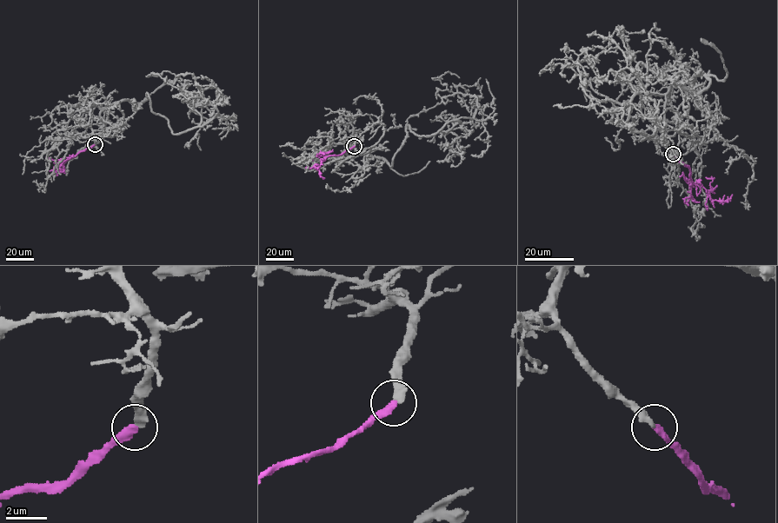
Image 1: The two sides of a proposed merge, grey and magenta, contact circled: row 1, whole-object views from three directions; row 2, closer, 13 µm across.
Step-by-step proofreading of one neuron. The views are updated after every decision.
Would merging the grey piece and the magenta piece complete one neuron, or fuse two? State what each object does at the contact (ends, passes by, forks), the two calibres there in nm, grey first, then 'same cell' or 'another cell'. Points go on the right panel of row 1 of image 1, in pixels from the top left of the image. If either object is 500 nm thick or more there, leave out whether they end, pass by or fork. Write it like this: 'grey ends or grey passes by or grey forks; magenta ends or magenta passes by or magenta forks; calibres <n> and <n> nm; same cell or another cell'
grey ends; magenta ends; calibres 400 and 320 nm; same cell

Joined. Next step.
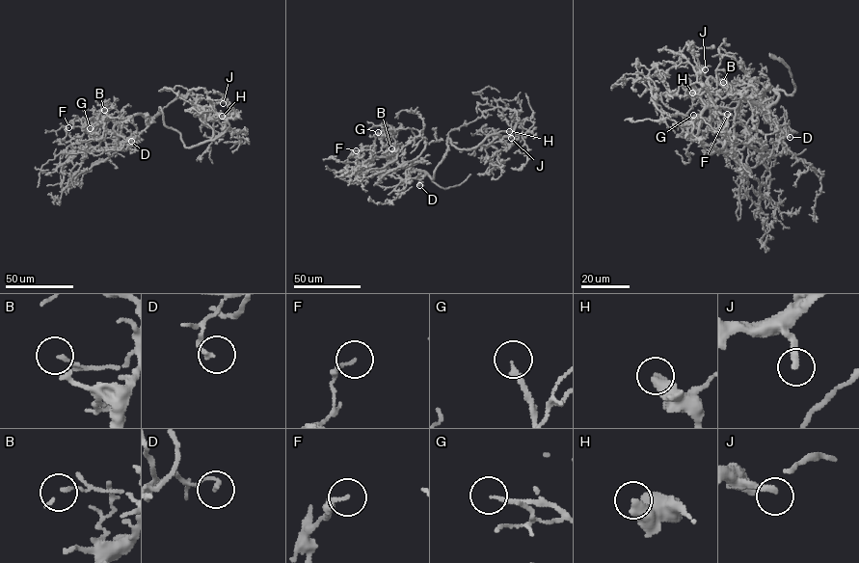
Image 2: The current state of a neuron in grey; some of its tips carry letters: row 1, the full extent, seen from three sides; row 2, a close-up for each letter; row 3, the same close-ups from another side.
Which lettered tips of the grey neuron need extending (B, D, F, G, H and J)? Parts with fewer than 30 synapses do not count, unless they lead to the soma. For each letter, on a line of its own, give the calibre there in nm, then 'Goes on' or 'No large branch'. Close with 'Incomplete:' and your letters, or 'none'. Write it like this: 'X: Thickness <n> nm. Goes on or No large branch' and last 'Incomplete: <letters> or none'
B: Thickness 140 nm. No large branch
D: Thickness 150 nm. No large branch
F: Thickness 100 nm. No large branch
G: Thickness 170 nm. Goes on
H: Thickness 440 nm. Goes on
J: Thickness 240 nm. Goes on
Incomplete: G, H, J

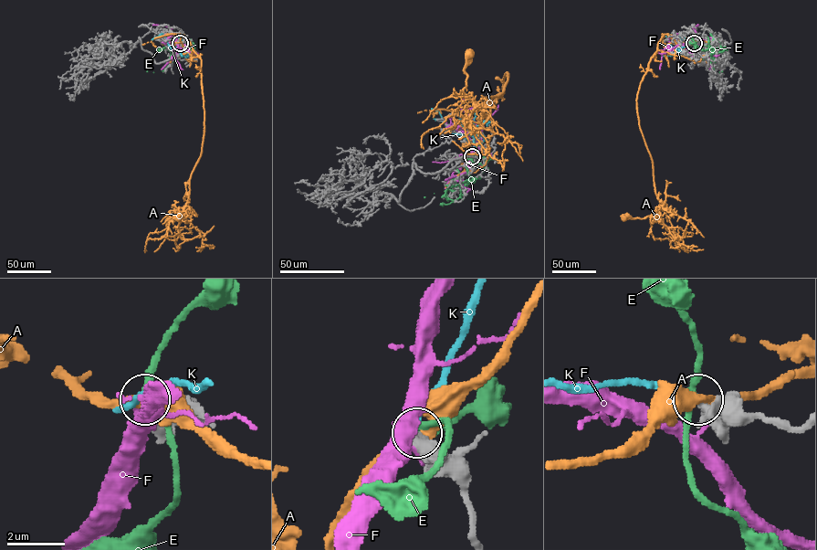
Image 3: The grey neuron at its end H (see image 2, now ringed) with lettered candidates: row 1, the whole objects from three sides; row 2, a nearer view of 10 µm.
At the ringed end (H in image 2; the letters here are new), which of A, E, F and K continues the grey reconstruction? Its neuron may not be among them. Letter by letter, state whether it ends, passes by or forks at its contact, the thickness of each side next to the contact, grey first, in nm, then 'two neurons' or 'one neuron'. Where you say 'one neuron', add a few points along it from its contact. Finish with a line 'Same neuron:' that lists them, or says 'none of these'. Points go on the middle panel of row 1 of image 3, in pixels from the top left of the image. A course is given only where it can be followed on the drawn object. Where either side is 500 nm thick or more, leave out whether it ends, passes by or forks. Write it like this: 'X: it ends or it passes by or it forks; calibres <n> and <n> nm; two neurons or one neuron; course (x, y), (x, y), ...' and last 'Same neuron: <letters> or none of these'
A: calibres 600 and 320 nm; two neurons
E: it passes by; calibres 440 and 220 nm; two neurons
F: calibres 750 and 160 nm; two neurons
K: it passes by; calibres 480 and 200 nm; two neurons
Same neuron: none of these

